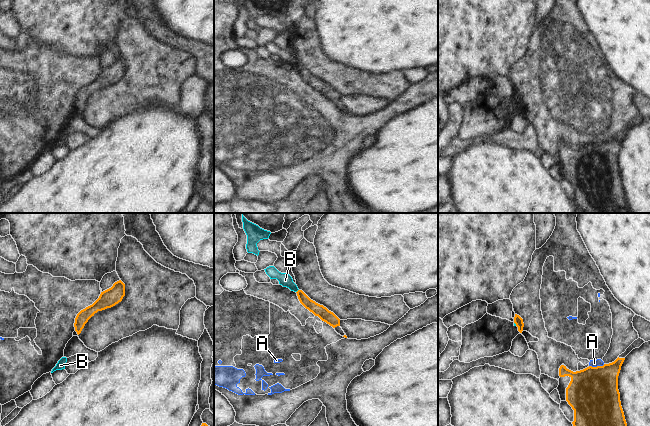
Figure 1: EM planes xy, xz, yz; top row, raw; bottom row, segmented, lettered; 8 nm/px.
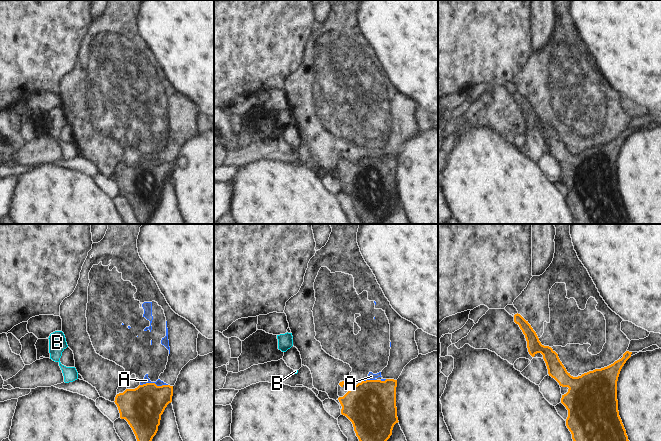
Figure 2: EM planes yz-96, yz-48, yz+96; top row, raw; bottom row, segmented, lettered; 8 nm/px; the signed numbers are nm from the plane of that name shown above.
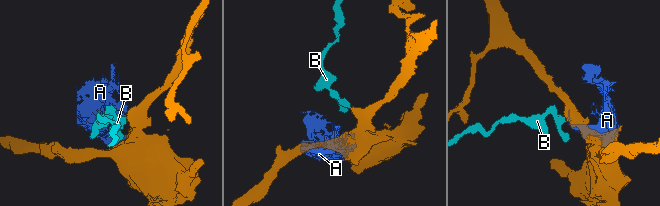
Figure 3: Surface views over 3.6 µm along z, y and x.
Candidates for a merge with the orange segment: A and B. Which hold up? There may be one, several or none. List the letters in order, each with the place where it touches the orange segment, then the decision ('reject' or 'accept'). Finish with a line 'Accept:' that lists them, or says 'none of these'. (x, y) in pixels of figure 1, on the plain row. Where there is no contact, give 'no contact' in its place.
A: meets orange in yz at (597, 142); reject
B: meets orange in xz at (297, 67); reject
Accept: none of these

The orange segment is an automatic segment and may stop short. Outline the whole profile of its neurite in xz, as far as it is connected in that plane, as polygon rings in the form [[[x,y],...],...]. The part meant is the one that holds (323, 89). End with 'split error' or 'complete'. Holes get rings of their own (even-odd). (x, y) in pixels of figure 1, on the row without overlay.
[[[298,66],[296,69],[300,79],[315,92],[318,92],[333,104],[340,102],[340,95],[333,88],[311,76],[302,66]]]; complete

